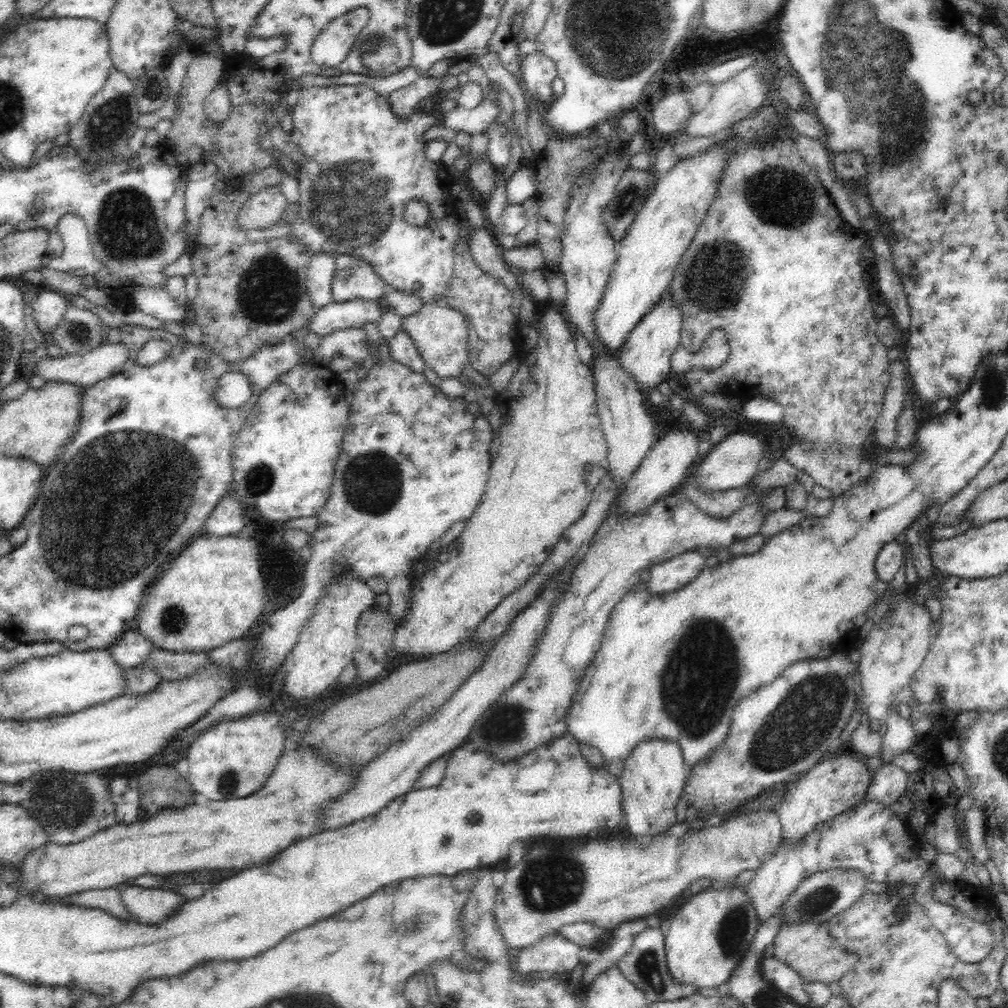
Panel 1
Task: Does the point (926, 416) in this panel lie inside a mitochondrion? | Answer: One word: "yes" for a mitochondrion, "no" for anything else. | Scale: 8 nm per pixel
no

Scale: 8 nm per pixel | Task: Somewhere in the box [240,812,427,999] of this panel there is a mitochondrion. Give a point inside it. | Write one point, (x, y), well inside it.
(416, 925)

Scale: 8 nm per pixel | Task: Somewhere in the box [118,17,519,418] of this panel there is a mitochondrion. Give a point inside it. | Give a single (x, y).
(352, 205)

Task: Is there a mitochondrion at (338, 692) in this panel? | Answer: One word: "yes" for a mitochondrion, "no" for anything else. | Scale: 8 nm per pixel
no

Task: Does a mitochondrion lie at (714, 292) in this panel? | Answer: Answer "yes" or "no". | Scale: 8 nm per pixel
yes

